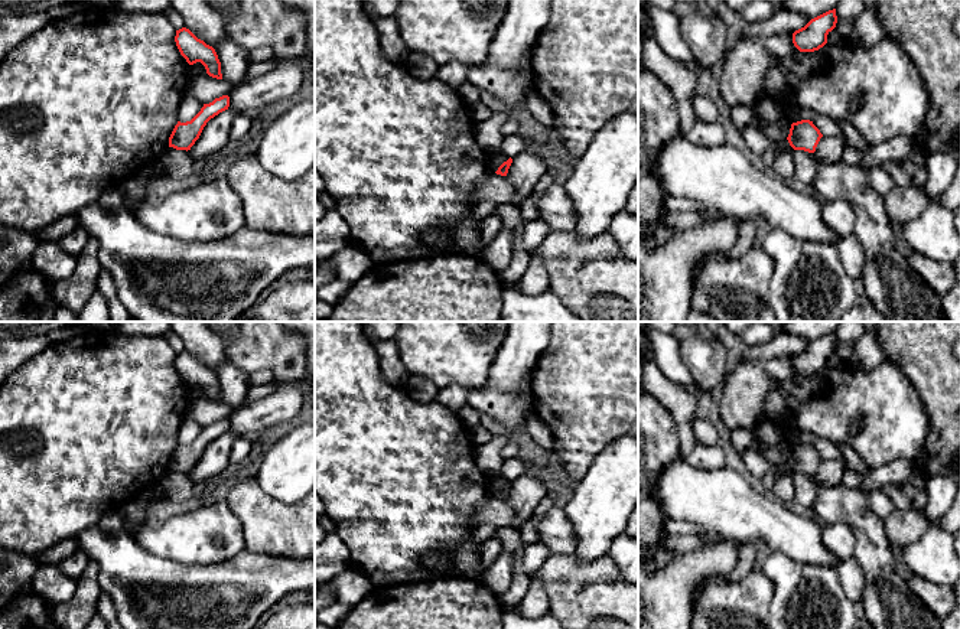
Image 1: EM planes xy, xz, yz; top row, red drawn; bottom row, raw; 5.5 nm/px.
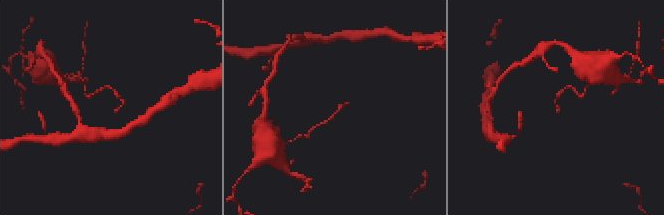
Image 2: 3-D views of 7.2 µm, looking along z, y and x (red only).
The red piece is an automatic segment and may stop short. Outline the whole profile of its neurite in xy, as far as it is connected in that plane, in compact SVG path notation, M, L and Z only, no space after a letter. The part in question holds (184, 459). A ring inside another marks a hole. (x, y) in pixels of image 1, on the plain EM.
M222 418L219 421L215 421L209 427L204 427L201 434L191 444L186 446L178 444L169 460L169 470L186 475L191 473L191 470L199 462L206 446L219 436L228 433L228 430L230 430L230 420Z

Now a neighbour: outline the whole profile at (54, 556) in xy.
M68 538L43 553L33 554L36 560L43 564L59 564L64 558L78 551L78 542L74 538Z

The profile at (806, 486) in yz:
M793 473L793 482L795 486L794 501L806 508L813 508L817 498L817 482L814 476Z

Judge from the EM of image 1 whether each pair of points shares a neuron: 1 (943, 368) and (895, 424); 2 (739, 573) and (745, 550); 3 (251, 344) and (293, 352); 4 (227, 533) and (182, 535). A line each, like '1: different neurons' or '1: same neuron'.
1: different neurons
2: same neuron
3: same neuron
4: same neuron

